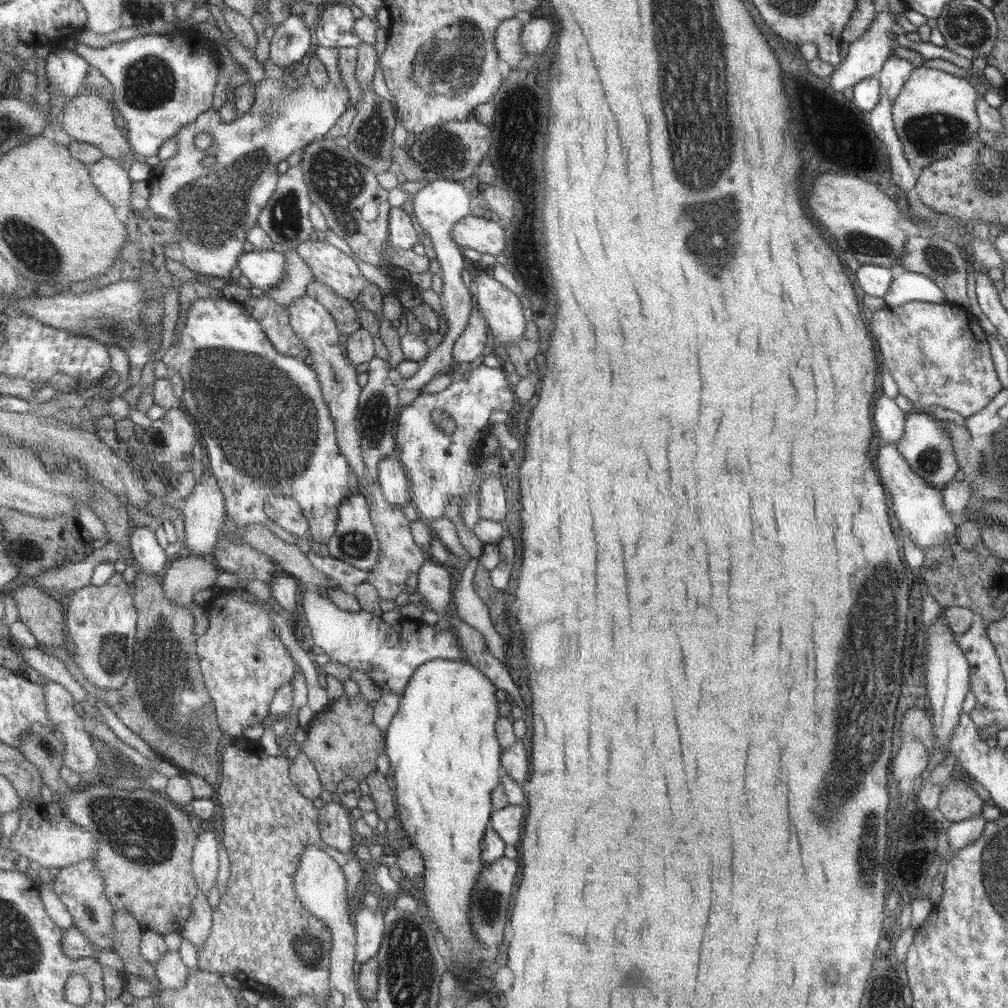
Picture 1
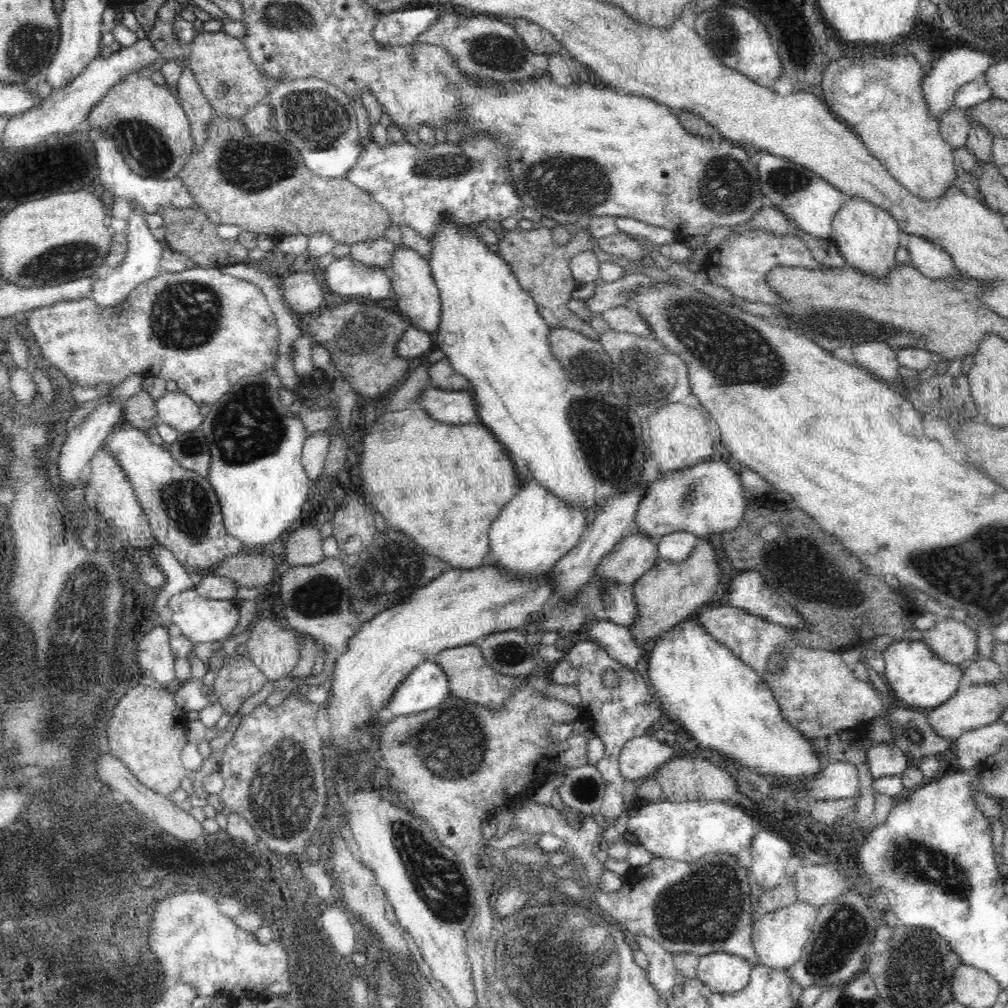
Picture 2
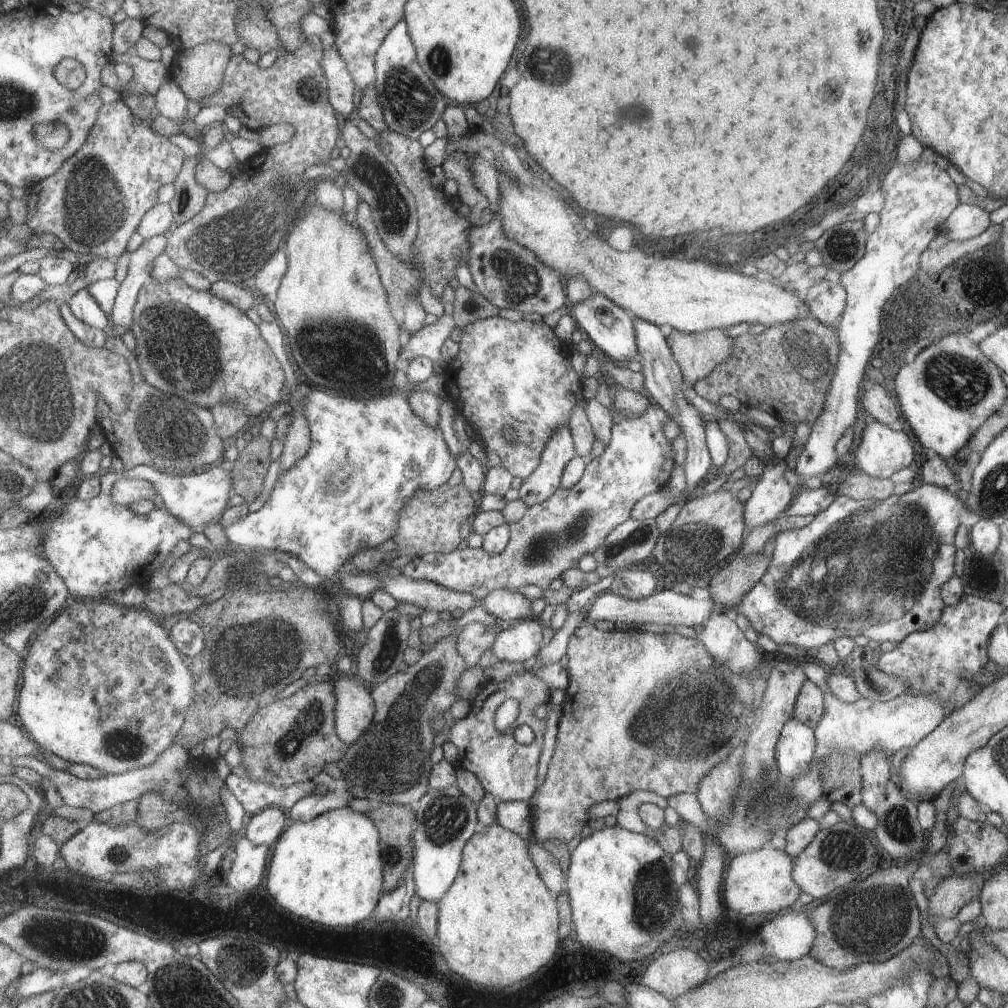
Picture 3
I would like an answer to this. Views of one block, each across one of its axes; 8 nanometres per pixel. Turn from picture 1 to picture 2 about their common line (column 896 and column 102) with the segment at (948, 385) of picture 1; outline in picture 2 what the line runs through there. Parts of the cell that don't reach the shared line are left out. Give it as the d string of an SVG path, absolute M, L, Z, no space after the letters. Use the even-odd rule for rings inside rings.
M196 266L196 268L190 268L190 270L184 270L184 272L166 272L166 274L160 274L156 278L150 278L146 282L140 282L136 286L136 290L126 298L122 300L120 304L116 304L114 308L104 308L100 304L96 304L94 298L78 298L78 300L66 300L66 302L58 302L58 304L52 304L52 306L46 306L46 308L38 308L38 310L32 310L28 312L28 328L30 332L34 334L40 350L42 350L42 356L52 362L60 372L66 374L68 380L80 384L80 386L96 386L96 384L122 384L124 378L128 378L130 374L150 374L150 376L158 376L162 380L174 380L178 384L178 392L184 392L186 396L190 396L200 408L202 406L212 406L216 400L220 400L236 382L240 382L242 378L248 378L248 376L256 376L260 372L266 372L268 368L272 368L272 364L276 364L278 360L278 326L276 326L276 318L272 314L272 308L268 306L266 302L266 296L264 292L246 282L246 280L238 280L230 274L222 274L220 268L202 268L202 266Z

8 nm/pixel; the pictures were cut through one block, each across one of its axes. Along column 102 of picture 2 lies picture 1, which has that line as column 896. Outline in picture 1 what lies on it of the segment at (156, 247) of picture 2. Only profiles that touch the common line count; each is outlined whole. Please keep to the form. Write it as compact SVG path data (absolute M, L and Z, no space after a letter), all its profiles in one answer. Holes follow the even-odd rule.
M901 272L897 278L891 280L891 286L883 300L889 308L903 306L915 300L929 304L945 304L945 294L927 276L921 276L917 272Z

